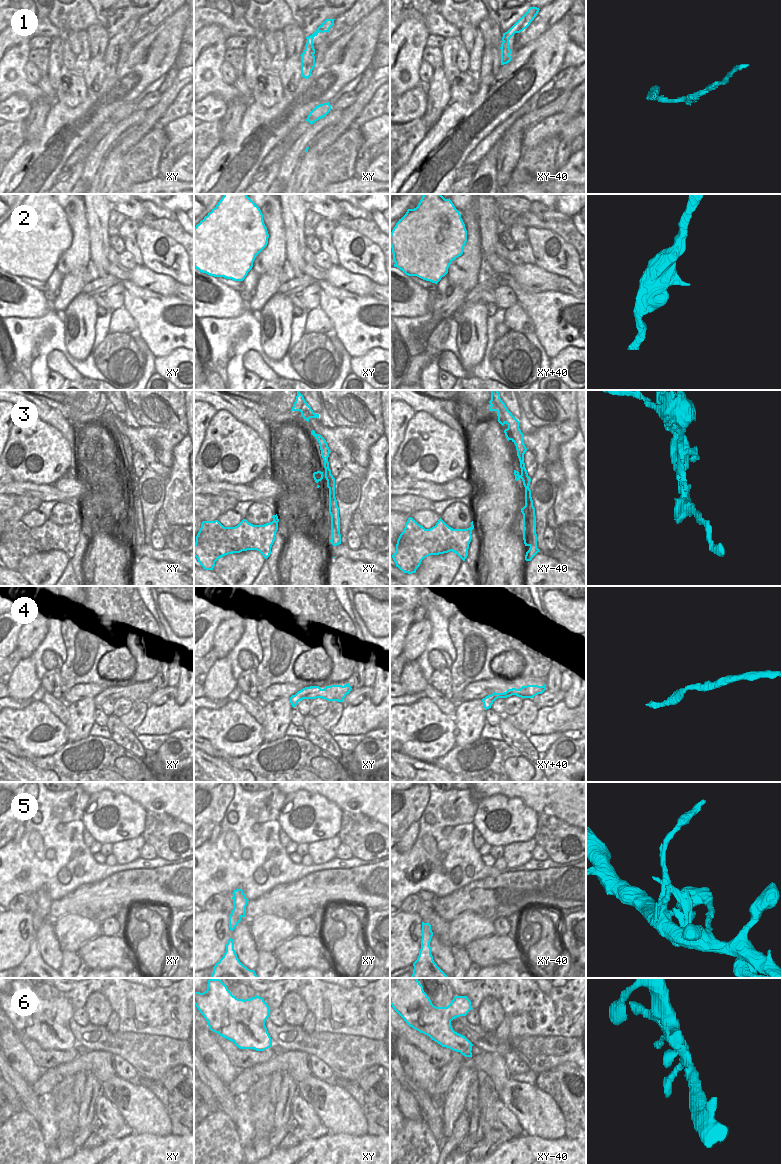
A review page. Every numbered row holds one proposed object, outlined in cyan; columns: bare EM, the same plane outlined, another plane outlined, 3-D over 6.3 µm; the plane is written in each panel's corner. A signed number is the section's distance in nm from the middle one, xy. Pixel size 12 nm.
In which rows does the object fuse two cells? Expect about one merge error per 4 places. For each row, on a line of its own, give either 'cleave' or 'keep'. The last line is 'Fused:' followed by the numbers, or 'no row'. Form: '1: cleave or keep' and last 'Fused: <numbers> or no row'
1: keep
2: cleave
3: cleave
4: keep
5: keep
6: keep
Fused: 2, 3

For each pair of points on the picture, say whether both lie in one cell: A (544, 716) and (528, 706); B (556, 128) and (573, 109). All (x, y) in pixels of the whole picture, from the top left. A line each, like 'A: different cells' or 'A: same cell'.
A: different cells
B: different cells

